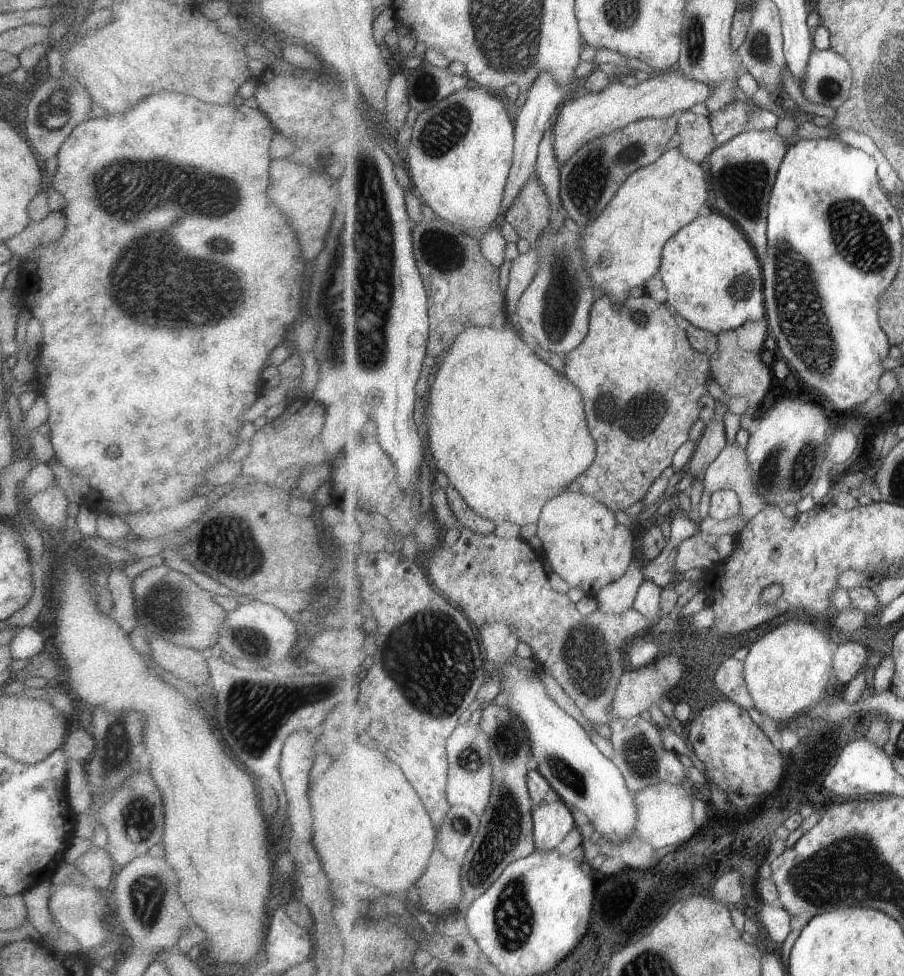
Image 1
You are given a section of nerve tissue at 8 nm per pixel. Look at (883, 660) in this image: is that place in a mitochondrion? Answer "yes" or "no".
no

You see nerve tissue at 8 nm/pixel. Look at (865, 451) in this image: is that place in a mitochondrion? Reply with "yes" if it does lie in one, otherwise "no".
no

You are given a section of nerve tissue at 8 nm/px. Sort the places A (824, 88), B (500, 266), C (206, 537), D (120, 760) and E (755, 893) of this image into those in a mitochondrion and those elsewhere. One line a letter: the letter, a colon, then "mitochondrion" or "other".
A: mitochondrion
B: other
C: other
D: mitochondrion
E: other

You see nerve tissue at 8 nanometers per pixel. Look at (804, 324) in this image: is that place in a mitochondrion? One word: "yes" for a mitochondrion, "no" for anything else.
yes

